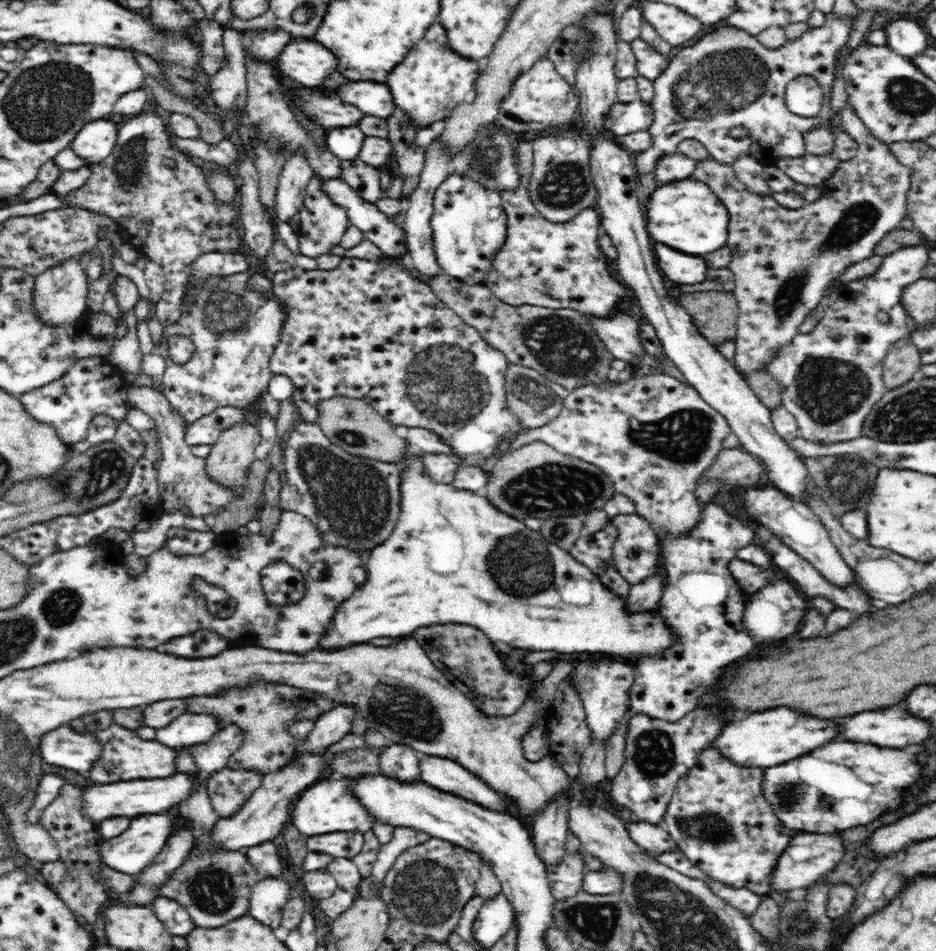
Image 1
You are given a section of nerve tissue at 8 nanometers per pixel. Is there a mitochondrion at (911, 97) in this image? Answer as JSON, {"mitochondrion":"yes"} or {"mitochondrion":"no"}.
{"mitochondrion":"yes"}

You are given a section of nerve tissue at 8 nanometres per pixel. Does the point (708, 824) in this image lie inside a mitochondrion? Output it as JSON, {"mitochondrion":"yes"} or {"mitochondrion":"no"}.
{"mitochondrion":"yes"}

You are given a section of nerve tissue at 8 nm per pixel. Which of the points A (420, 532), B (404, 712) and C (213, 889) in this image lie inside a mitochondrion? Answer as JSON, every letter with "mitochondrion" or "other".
{"A":"other","B":"mitochondrion","C":"mitochondrion"}

